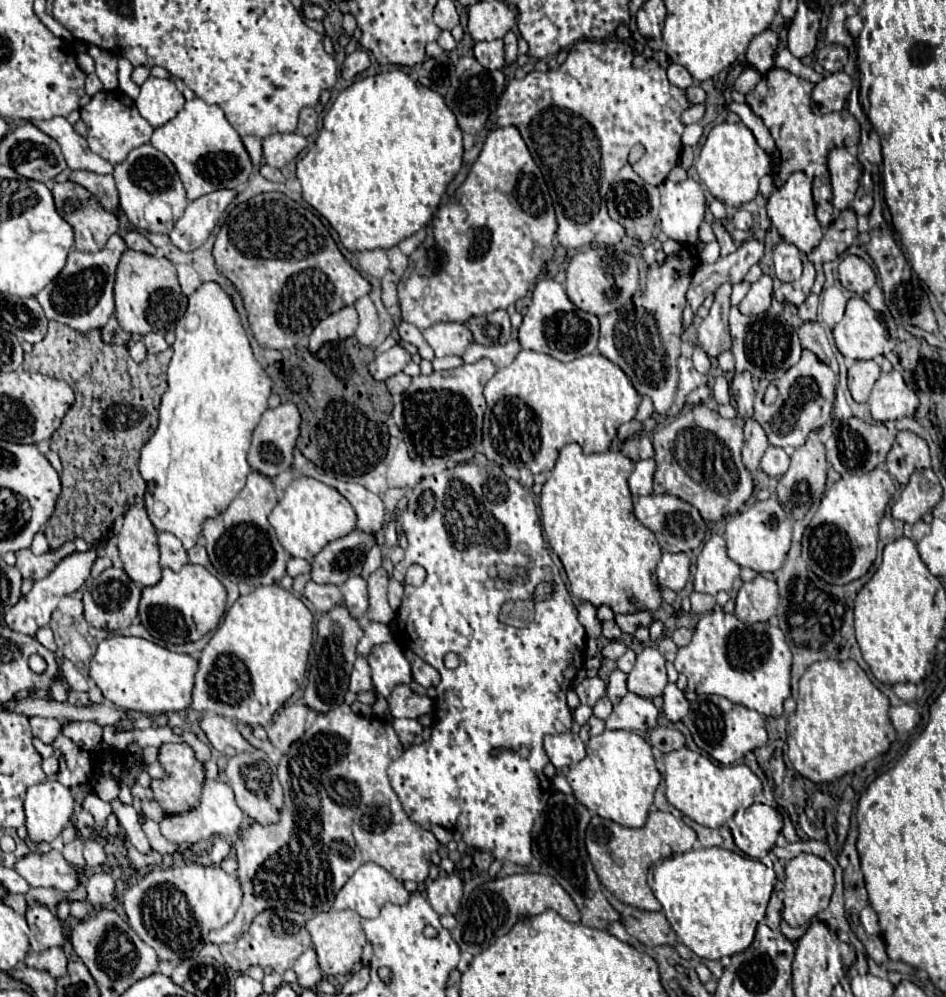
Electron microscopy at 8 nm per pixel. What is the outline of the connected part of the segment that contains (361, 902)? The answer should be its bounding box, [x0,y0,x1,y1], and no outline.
[334,863,410,919]

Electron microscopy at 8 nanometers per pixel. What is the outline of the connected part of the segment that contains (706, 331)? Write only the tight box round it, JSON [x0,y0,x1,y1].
[698,283,730,359]

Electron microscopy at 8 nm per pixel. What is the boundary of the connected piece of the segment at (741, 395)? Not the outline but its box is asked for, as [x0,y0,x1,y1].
[730,371,756,419]

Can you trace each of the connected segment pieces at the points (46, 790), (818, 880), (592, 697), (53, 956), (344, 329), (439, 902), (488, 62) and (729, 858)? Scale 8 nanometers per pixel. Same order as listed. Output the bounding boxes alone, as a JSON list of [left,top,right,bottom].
[[24,781,74,841],[782,853,834,927],[576,677,606,707],[26,947,66,979],[308,307,358,353],[428,875,462,915],[474,39,504,71],[654,847,776,961]]

